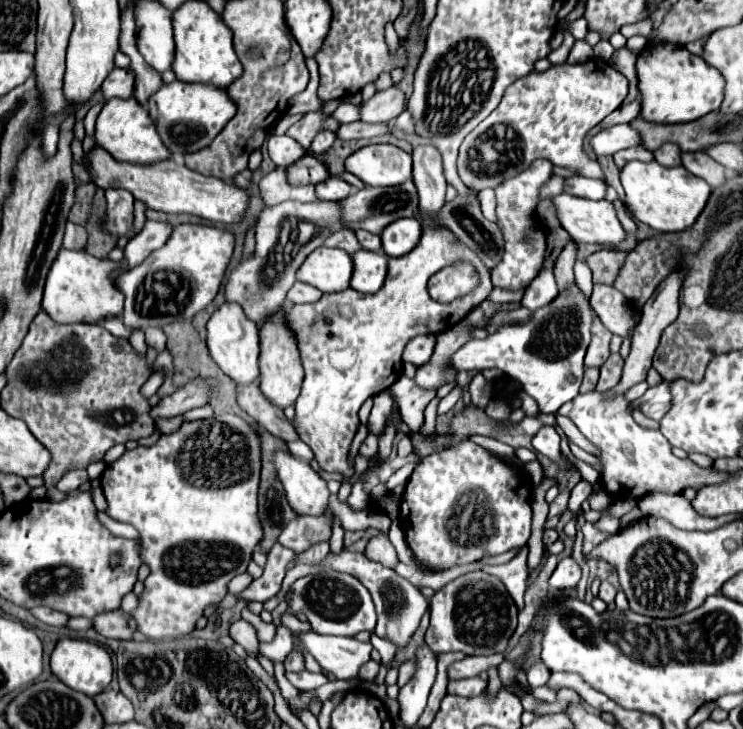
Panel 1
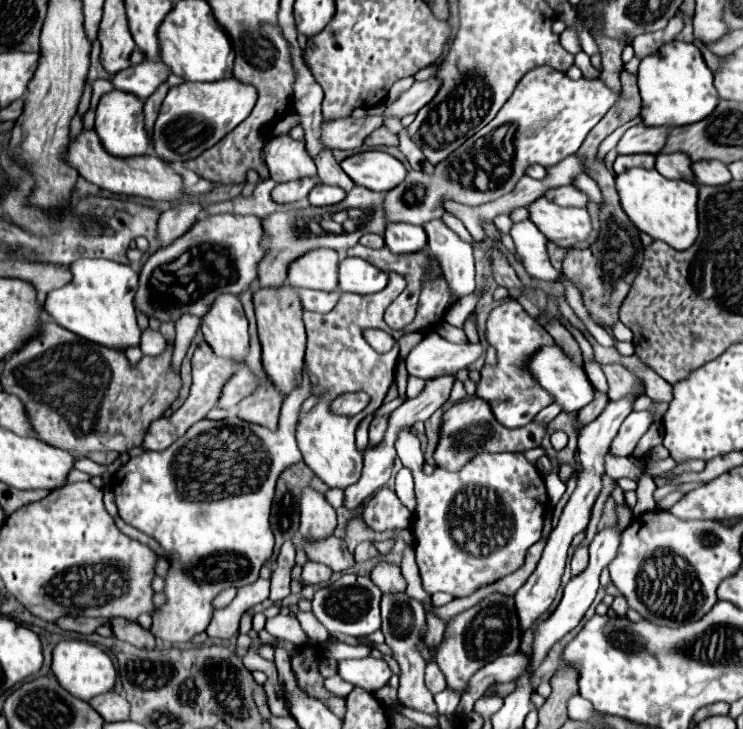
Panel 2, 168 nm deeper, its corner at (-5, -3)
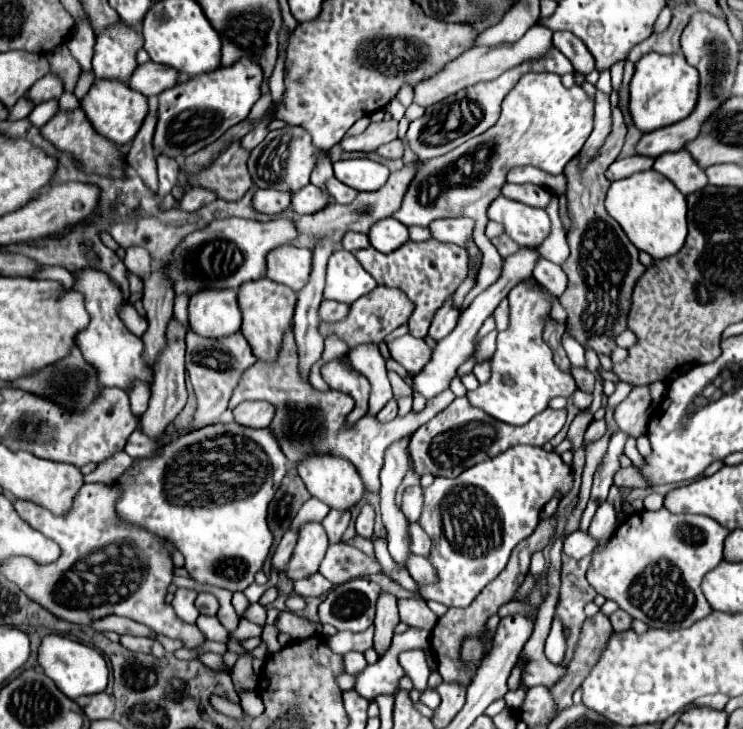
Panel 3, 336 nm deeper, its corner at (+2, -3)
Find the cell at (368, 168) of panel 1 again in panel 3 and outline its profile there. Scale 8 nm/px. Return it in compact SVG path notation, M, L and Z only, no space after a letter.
M350 158L334 162L334 174L354 190L380 190L388 180L390 170L370 158Z

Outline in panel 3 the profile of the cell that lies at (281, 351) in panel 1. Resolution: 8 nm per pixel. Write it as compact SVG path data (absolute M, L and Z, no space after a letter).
M260 278L256 282L246 282L238 292L238 304L242 310L242 334L248 340L252 354L258 360L274 362L280 352L280 344L284 338L284 332L292 326L294 306L296 306L296 294L294 290L272 282L270 278Z

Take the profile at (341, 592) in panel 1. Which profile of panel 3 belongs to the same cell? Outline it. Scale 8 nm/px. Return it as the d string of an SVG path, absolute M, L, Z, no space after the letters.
M368 578L338 584L318 606L320 622L332 624L336 630L364 632L374 622L378 594L380 586Z

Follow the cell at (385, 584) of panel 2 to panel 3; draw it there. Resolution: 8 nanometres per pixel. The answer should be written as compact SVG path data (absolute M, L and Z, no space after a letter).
M380 592L378 602L376 602L376 634L374 634L374 650L378 654L384 654L392 642L392 630L400 622L398 616L398 606L396 606L396 596L388 592Z

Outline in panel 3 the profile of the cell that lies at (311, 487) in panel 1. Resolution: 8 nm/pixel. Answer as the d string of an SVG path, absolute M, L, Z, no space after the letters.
M320 522L302 524L298 544L286 566L286 574L292 580L300 580L318 572L326 548L328 548L328 536L324 532L324 526Z

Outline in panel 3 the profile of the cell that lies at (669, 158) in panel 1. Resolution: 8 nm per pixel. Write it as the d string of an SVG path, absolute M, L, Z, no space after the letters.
M686 150L668 152L668 154L658 156L654 162L654 170L666 176L670 182L674 182L674 186L684 196L698 192L700 188L708 184L704 170L696 164L696 160L692 160L690 152Z

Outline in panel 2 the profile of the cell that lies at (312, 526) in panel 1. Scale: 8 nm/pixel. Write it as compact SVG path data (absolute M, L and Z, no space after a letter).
M329 536L327 540L321 542L307 542L305 540L305 552L309 560L321 562L329 566L333 572L347 572L349 568L355 566L355 558L347 552L347 546L341 538Z

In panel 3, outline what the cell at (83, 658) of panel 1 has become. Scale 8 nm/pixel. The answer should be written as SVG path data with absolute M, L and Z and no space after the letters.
M60 634L46 636L40 644L38 662L44 668L44 672L54 680L54 684L72 700L76 700L78 696L84 696L84 694L96 694L96 692L106 690L108 666L106 666L104 656L100 652L96 652L94 648L74 642L66 636L60 636Z

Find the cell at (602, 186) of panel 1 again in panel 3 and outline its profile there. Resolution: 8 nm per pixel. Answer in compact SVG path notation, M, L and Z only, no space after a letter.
M504 184L502 194L508 196L510 200L518 200L534 208L548 208L552 200L550 190L536 184Z

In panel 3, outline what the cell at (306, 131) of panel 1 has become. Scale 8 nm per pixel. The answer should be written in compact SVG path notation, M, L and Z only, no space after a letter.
M382 120L382 122L372 122L362 134L356 136L344 136L340 140L342 150L346 152L372 152L376 150L380 144L386 144L390 140L396 138L396 130L398 130L398 122L396 120Z

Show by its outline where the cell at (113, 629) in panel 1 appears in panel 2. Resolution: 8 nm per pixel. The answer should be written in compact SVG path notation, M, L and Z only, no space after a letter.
M115 618L111 622L111 628L113 628L115 638L119 638L123 642L129 642L129 644L133 644L137 648L143 648L143 650L153 650L155 648L155 636L149 630L143 630L137 622Z

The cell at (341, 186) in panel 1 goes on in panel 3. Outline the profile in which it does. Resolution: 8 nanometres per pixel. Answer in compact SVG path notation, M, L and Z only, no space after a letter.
M314 184L304 186L300 192L292 196L292 208L296 214L312 214L320 208L326 208L328 194L322 188L316 188Z

